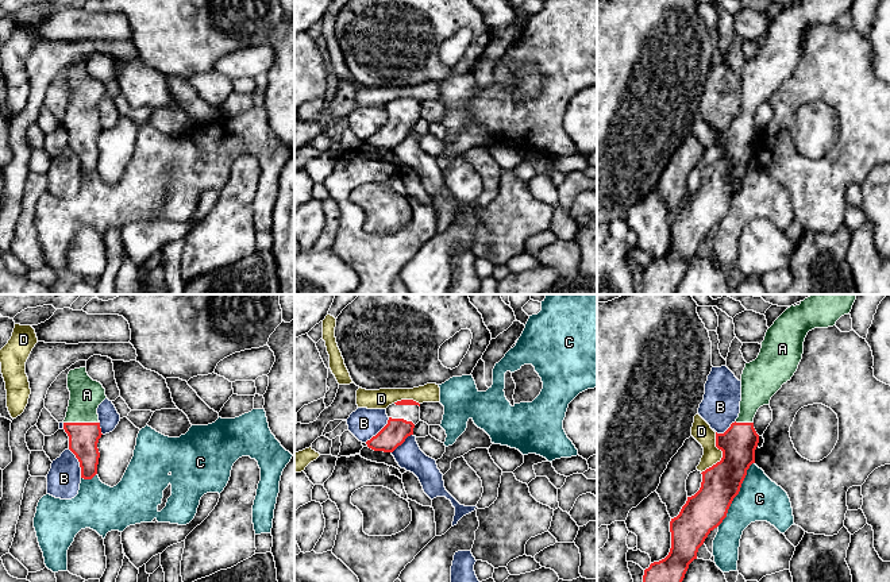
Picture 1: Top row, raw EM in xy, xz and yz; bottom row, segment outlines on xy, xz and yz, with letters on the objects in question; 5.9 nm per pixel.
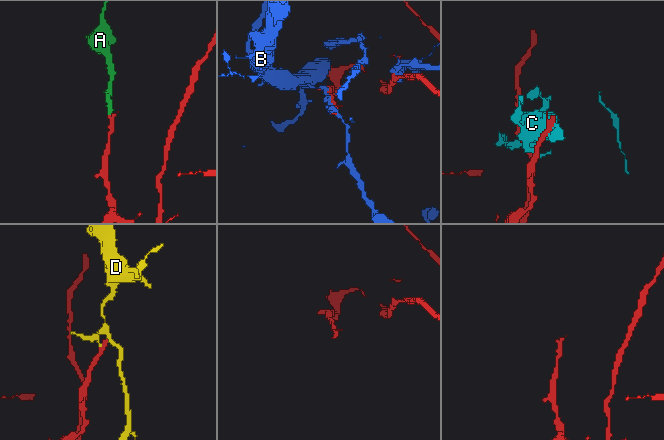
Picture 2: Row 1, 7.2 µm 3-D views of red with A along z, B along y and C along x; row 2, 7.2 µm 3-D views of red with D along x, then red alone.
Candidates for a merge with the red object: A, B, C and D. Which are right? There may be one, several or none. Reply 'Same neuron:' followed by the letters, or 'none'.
Same neuron: A

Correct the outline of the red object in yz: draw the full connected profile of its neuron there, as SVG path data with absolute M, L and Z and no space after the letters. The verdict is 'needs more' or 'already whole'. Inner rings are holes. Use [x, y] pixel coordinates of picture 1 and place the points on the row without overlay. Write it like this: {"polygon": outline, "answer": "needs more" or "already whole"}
{"polygon": "M801 0L787 5L767 27L758 55L745 65L741 72L740 111L735 120L724 131L716 130L716 144L723 149L720 159L702 169L700 188L687 194L679 212L670 219L671 246L669 253L650 262L643 273L643 294L675 294L689 262L697 257L698 246L708 232L727 215L733 196L739 192L747 167L755 161L755 147L759 132L754 126L754 115L758 107L768 103L771 95L791 77L804 51L804 39L809 28L828 26L848 12L854 0Z", "answer": "needs more"}

